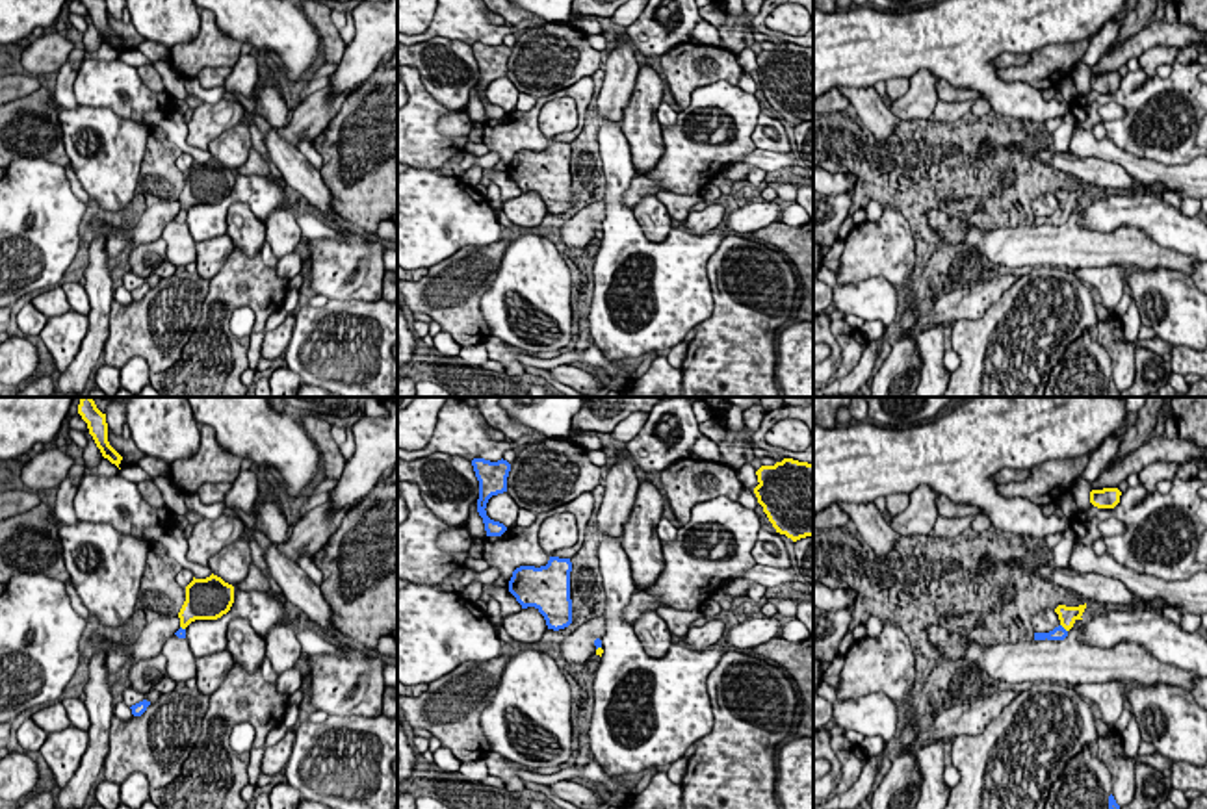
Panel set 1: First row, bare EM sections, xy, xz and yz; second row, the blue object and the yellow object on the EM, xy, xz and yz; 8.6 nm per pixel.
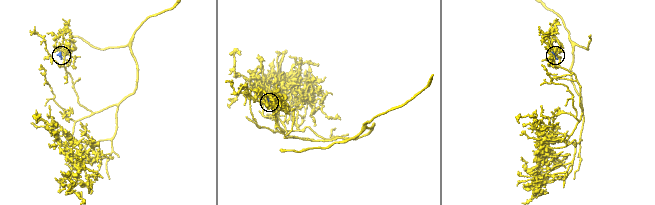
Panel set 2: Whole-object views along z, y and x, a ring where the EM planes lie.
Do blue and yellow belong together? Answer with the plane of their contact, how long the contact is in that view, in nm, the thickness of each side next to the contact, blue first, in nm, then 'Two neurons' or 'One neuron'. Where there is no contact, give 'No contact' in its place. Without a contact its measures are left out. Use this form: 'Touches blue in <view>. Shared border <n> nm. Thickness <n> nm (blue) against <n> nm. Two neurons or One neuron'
Touches blue in yz. Shared border 100 nm. Thickness 130 nm (blue) against 160 nm. One neuron

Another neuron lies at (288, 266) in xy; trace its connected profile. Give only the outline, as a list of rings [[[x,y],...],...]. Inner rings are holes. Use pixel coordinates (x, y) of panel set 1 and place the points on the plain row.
[[[293,250],[293,252],[279,258],[275,271],[280,278],[290,280],[301,273],[301,267],[303,267],[303,258]]]

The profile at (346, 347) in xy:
[[[327,301],[325,306],[303,306],[286,349],[286,366],[303,384],[318,386],[340,397],[394,397],[397,392],[397,360],[392,354],[397,343],[397,301]]]

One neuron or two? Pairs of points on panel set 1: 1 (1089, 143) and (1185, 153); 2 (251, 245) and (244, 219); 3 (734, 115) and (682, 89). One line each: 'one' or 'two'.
1: two
2: one
3: two

